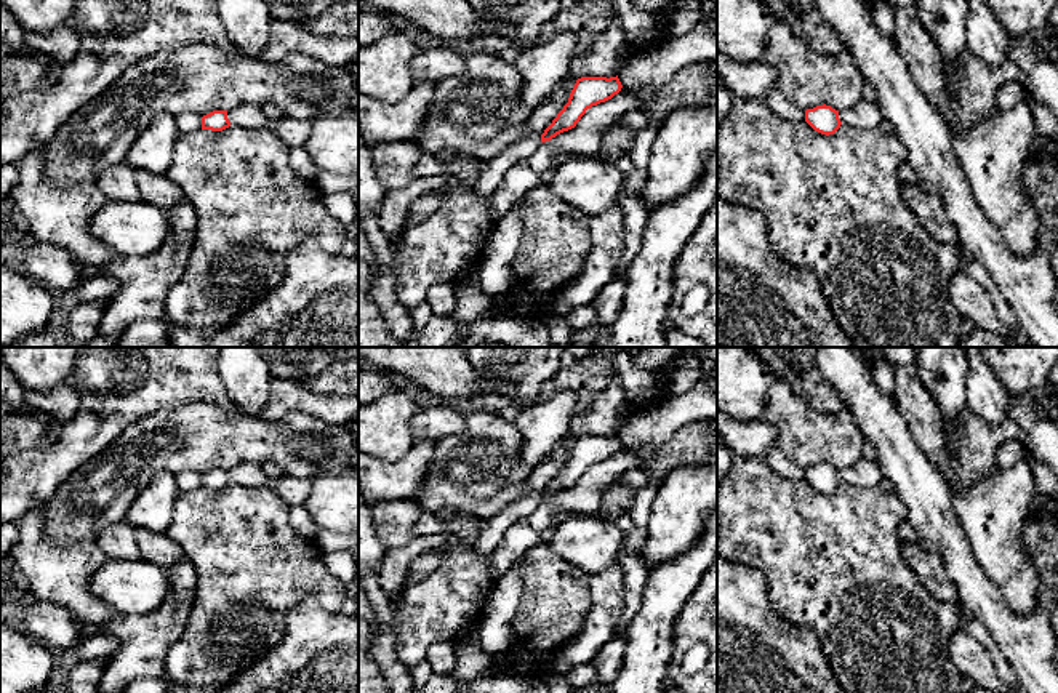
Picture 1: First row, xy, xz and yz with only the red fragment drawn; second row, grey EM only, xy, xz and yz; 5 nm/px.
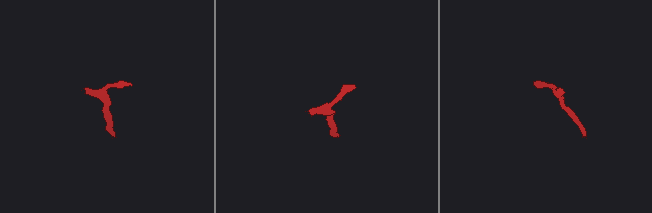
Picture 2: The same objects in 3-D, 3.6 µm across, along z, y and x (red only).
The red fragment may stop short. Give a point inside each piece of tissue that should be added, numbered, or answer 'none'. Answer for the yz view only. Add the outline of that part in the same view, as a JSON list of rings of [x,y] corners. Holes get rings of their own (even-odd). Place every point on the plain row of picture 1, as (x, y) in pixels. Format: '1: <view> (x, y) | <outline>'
none

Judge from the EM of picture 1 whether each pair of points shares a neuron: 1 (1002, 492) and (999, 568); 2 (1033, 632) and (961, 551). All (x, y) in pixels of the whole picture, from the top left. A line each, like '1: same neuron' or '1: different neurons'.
1: same neuron
2: same neuron

